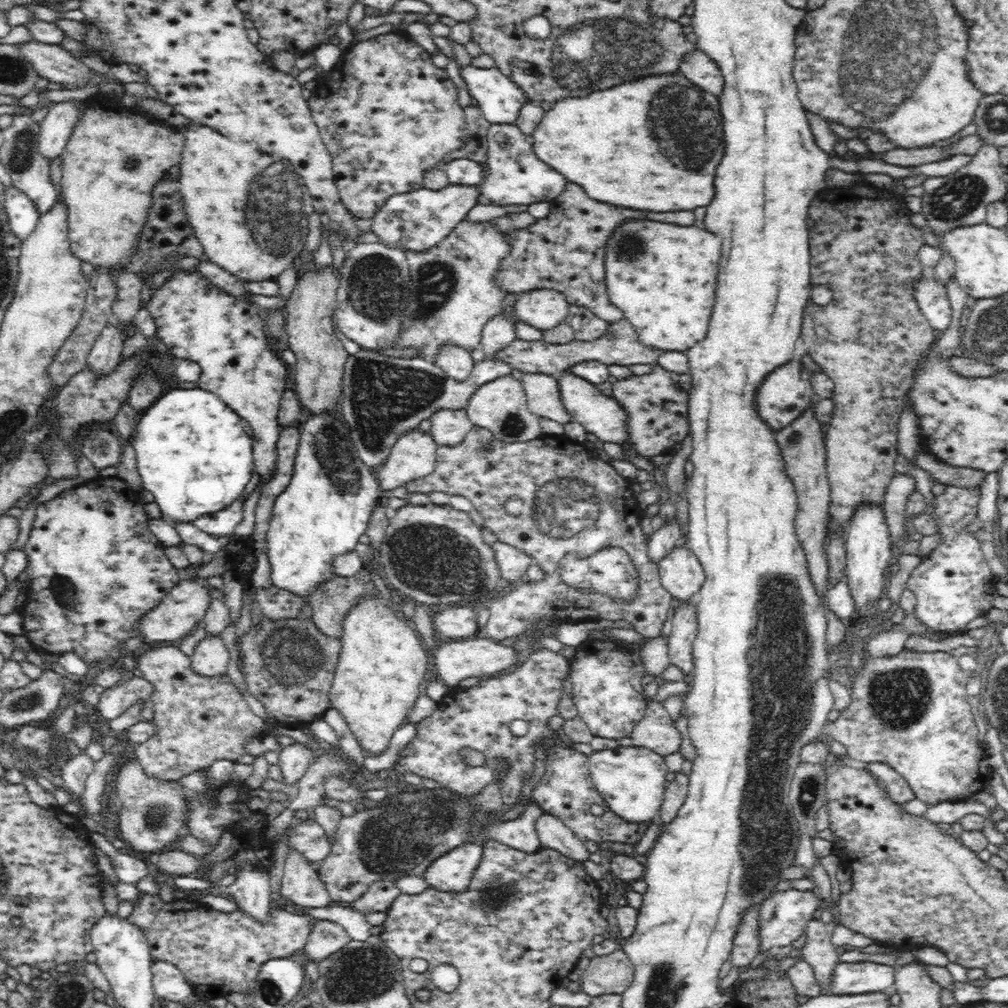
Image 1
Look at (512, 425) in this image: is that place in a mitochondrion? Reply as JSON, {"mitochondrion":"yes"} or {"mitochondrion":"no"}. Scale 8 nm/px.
{"mitochondrion":"yes"}

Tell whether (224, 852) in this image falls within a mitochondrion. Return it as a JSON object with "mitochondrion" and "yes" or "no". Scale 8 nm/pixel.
{"mitochondrion":"no"}

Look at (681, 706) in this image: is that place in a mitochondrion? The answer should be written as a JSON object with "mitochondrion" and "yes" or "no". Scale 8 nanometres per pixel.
{"mitochondrion":"no"}

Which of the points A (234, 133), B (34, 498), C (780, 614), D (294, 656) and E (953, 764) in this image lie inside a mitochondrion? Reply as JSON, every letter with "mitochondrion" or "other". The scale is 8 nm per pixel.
{"A":"other","B":"other","C":"mitochondrion","D":"mitochondrion","E":"other"}

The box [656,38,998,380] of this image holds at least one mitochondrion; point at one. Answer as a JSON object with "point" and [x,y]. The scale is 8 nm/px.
{"point":[955,199]}

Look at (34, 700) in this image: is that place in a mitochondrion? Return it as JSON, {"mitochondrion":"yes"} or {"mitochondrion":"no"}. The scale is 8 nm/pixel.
{"mitochondrion":"yes"}

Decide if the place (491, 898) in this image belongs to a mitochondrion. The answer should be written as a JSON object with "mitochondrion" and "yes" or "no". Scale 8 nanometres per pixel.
{"mitochondrion":"yes"}

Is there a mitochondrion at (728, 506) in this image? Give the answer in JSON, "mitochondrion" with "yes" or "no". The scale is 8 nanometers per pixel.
{"mitochondrion":"no"}

